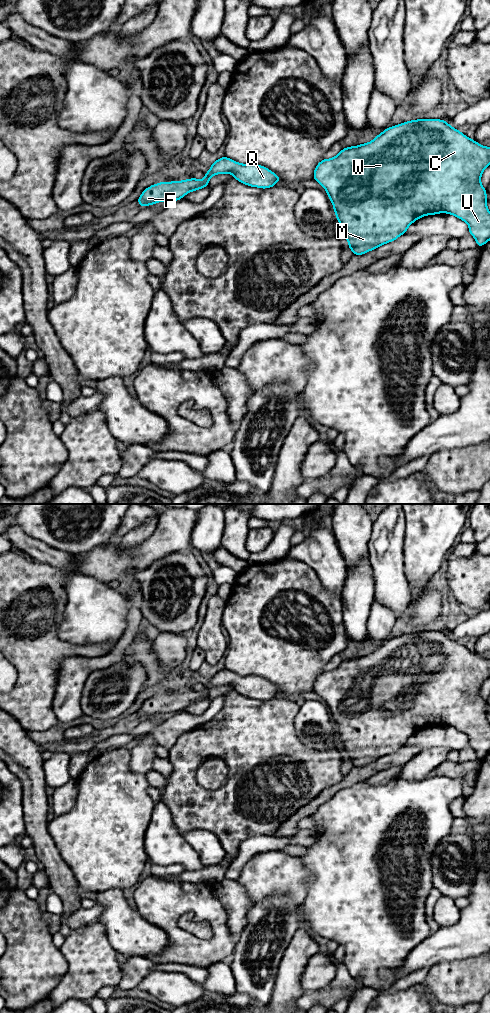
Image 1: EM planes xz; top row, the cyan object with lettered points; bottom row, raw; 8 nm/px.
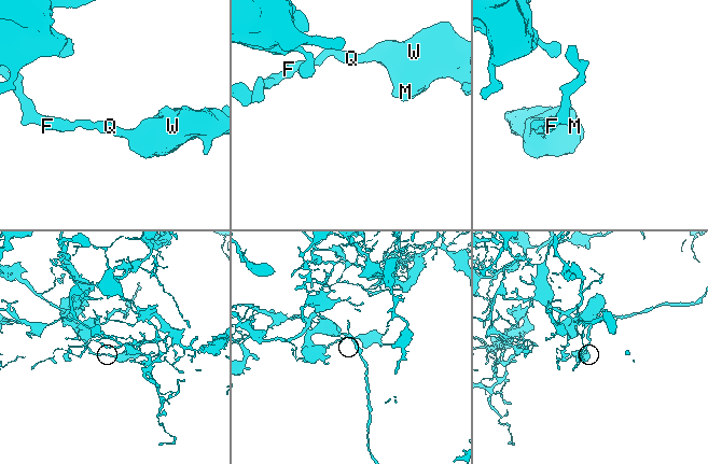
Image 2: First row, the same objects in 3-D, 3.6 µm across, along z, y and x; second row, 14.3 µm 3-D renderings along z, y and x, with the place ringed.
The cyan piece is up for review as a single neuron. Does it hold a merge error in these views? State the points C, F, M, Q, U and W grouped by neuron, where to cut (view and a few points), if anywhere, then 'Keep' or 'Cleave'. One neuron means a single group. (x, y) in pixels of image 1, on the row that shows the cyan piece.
Groups: C F M Q U W. No split. Keep

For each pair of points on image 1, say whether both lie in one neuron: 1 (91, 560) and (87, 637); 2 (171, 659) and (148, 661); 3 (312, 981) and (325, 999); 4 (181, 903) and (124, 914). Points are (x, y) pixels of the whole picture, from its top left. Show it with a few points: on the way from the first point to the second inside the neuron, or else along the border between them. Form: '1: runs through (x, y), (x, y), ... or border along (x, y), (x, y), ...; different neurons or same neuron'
1: border along (77, 572), (92, 576), (106, 584); different neurons
2: border along (152, 639), (152, 650), (155, 656), (171, 669); different neurons
3: border along (329, 984), (304, 992); different neurons
4: border along (136, 908), (146, 920), (156, 925); different neurons

